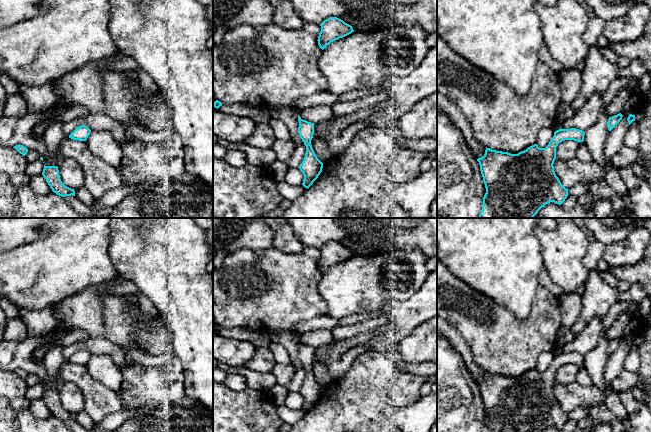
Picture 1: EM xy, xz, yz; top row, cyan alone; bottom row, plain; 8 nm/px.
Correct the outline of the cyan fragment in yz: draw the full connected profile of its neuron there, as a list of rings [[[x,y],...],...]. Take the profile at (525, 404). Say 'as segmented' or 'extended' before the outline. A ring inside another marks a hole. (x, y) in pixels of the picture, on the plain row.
as segmented | [[[561,352],[554,356],[545,372],[534,368],[518,378],[486,371],[484,380],[477,383],[486,412],[482,432],[542,432],[550,426],[561,429],[568,420],[568,413],[561,408],[554,395],[556,371],[565,364],[583,366],[584,359],[584,355],[576,352]]]

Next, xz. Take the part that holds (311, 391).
as segmented | [[[299,339],[298,345],[298,357],[307,373],[305,381],[298,392],[304,399],[302,409],[308,413],[322,396],[323,387],[317,382],[311,369],[314,347],[303,344]]]

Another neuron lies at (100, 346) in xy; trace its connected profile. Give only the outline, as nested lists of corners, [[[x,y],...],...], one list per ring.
[[[105,337],[96,339],[89,338],[86,341],[63,347],[63,362],[68,362],[69,359],[81,349],[87,350],[91,355],[110,356],[121,369],[133,364],[132,361],[129,361],[125,357],[123,349],[119,345],[109,341]]]

